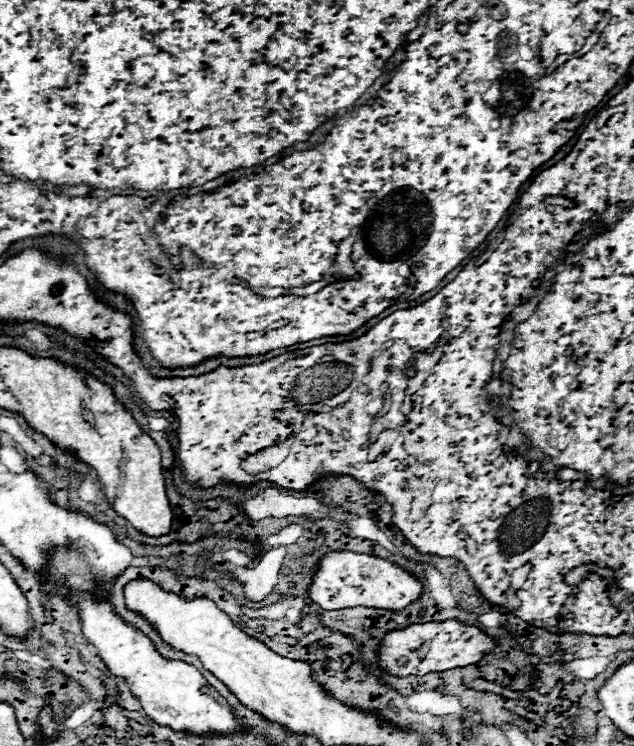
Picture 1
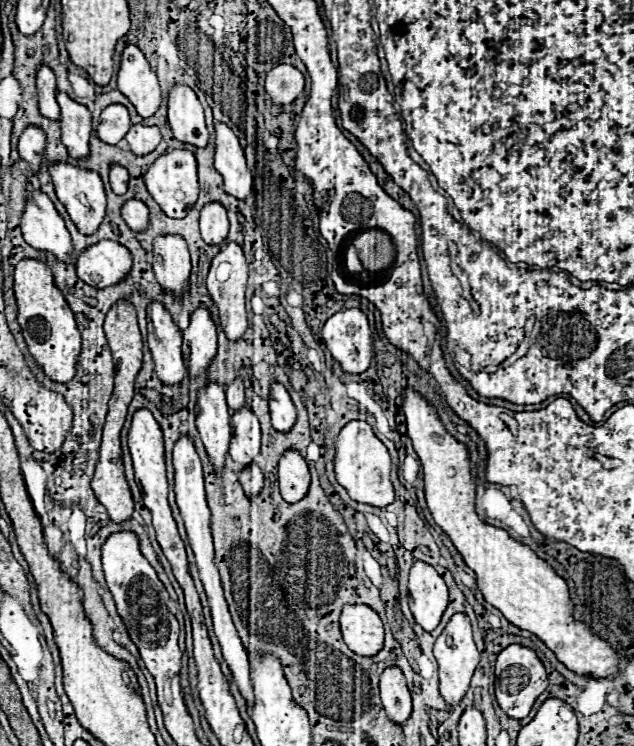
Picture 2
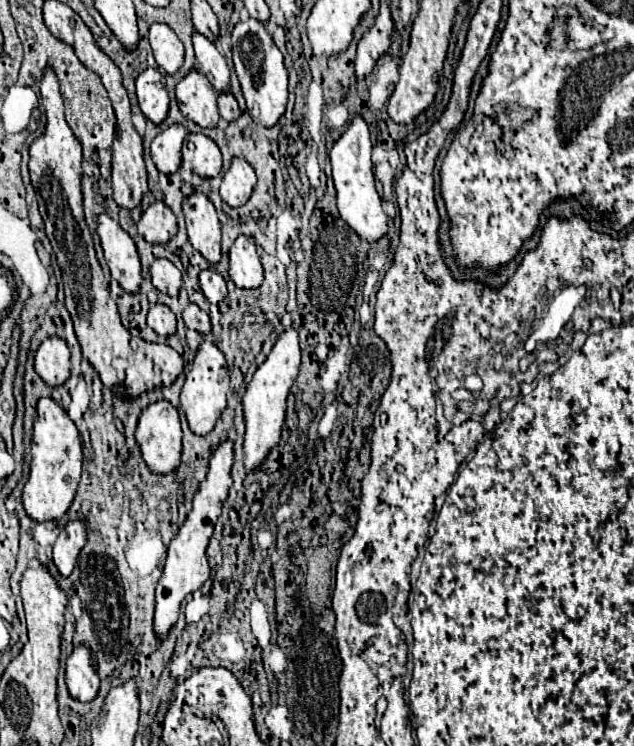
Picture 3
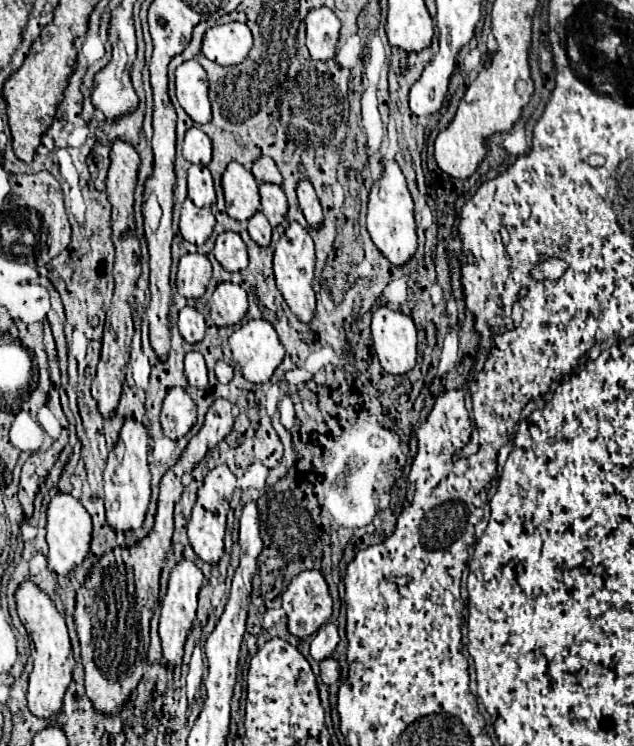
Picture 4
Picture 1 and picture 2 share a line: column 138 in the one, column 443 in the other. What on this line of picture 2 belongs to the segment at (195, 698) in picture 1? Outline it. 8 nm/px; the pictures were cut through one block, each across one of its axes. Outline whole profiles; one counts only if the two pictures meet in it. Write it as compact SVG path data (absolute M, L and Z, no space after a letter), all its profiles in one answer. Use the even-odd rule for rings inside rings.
M454 614L450 618L448 626L444 628L444 632L438 636L434 644L434 656L440 664L440 696L444 698L448 706L456 706L466 696L474 668L480 662L480 654L472 640L472 628L470 628L470 620L466 618L466 614Z

